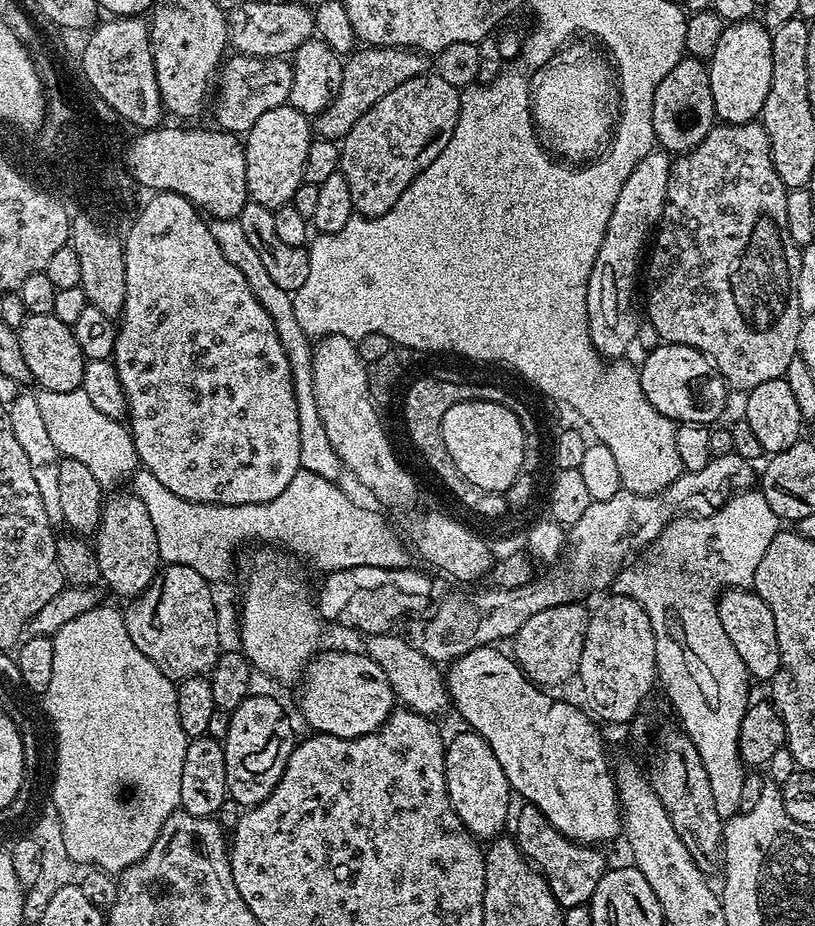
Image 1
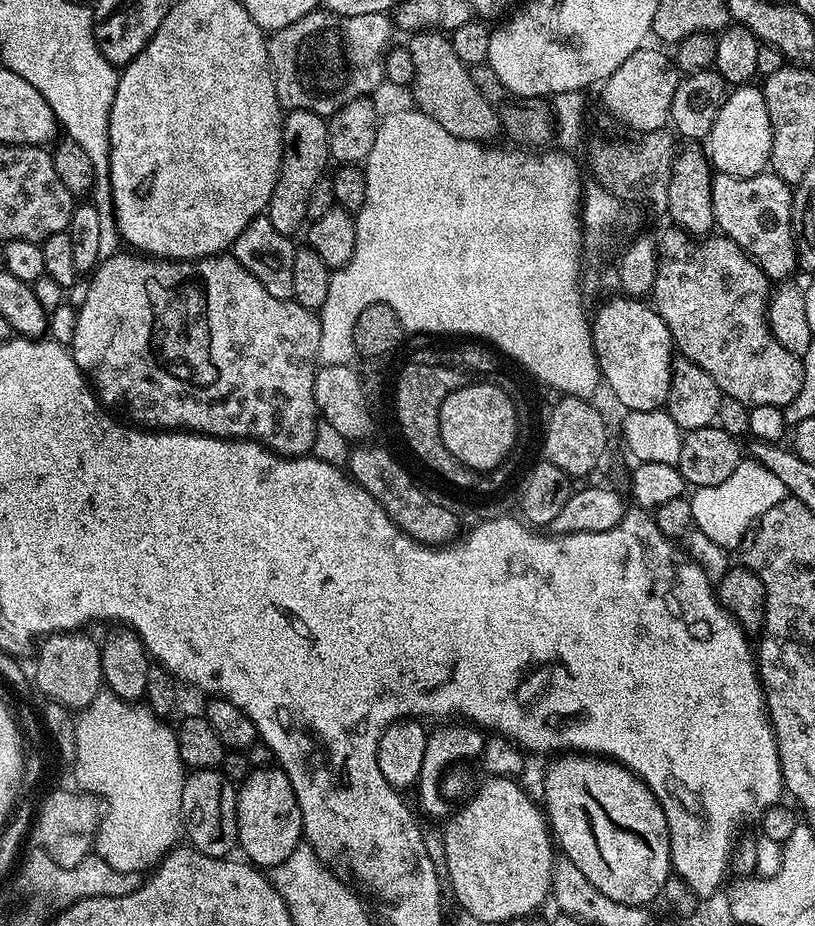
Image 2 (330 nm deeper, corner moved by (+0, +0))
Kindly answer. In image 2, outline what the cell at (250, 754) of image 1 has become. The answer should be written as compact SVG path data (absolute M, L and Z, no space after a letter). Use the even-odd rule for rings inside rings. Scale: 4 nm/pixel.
M253 768L243 784L239 785L236 794L236 821L239 851L244 851L243 855L255 867L271 870L286 862L290 854L294 854L294 850L302 842L304 823L296 791L292 789L290 778L283 768Z

